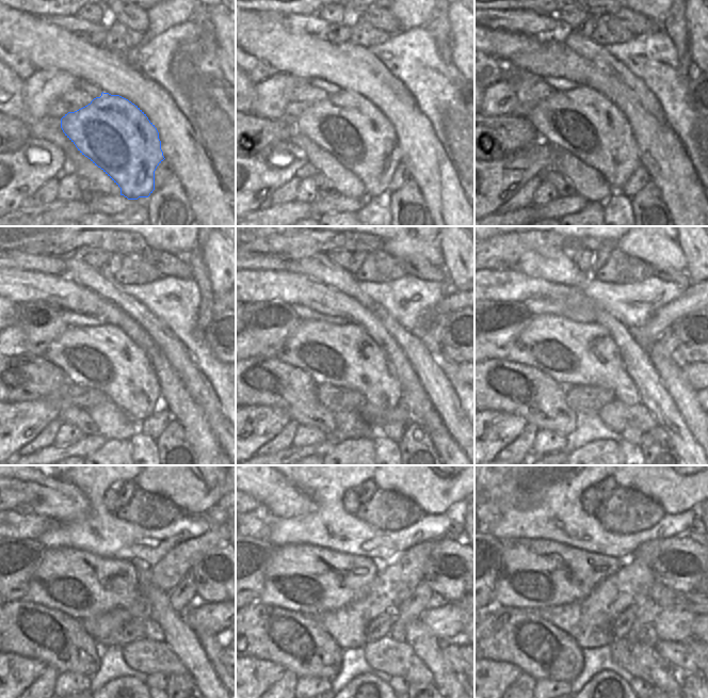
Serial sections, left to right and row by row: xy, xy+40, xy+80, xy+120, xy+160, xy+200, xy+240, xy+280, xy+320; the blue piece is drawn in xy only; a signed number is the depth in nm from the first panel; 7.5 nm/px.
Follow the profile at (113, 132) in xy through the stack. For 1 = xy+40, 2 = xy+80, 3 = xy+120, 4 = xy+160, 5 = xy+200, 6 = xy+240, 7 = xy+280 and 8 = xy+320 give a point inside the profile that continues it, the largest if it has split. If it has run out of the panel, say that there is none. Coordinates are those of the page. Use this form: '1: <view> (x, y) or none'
1: xy+40 (347, 125)
2: xy+80 (583, 122)
3: xy+120 (103, 358)
4: xy+160 (344, 355)
5: xy+200 (572, 353)
6: xy+240 (78, 583)
7: xy+280 (310, 580)
8: xy+320 (534, 573)

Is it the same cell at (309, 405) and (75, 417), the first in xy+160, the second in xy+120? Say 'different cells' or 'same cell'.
same cell

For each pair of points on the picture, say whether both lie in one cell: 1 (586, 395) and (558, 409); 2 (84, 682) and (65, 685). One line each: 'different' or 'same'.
1: different
2: same

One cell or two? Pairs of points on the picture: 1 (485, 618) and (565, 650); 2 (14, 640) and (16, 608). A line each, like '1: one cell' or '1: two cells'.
1: one cell
2: one cell

